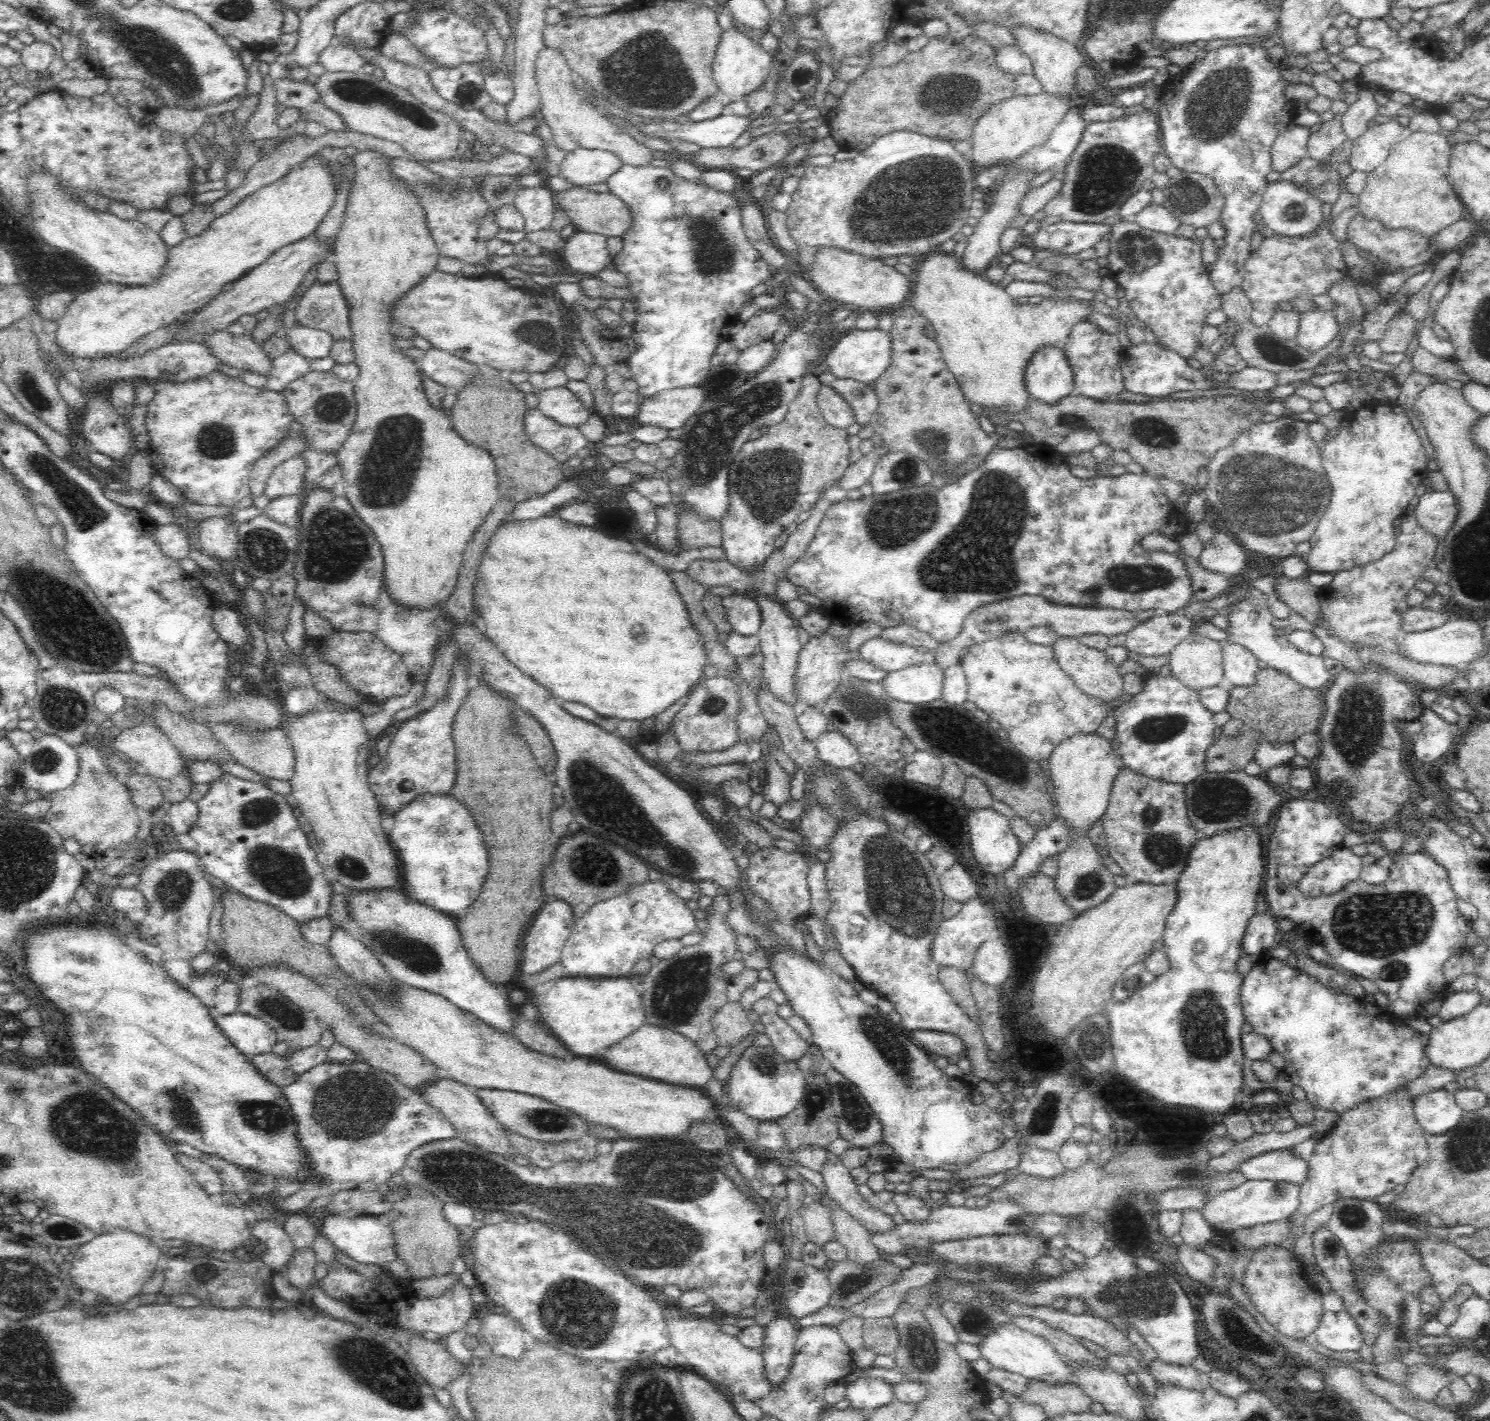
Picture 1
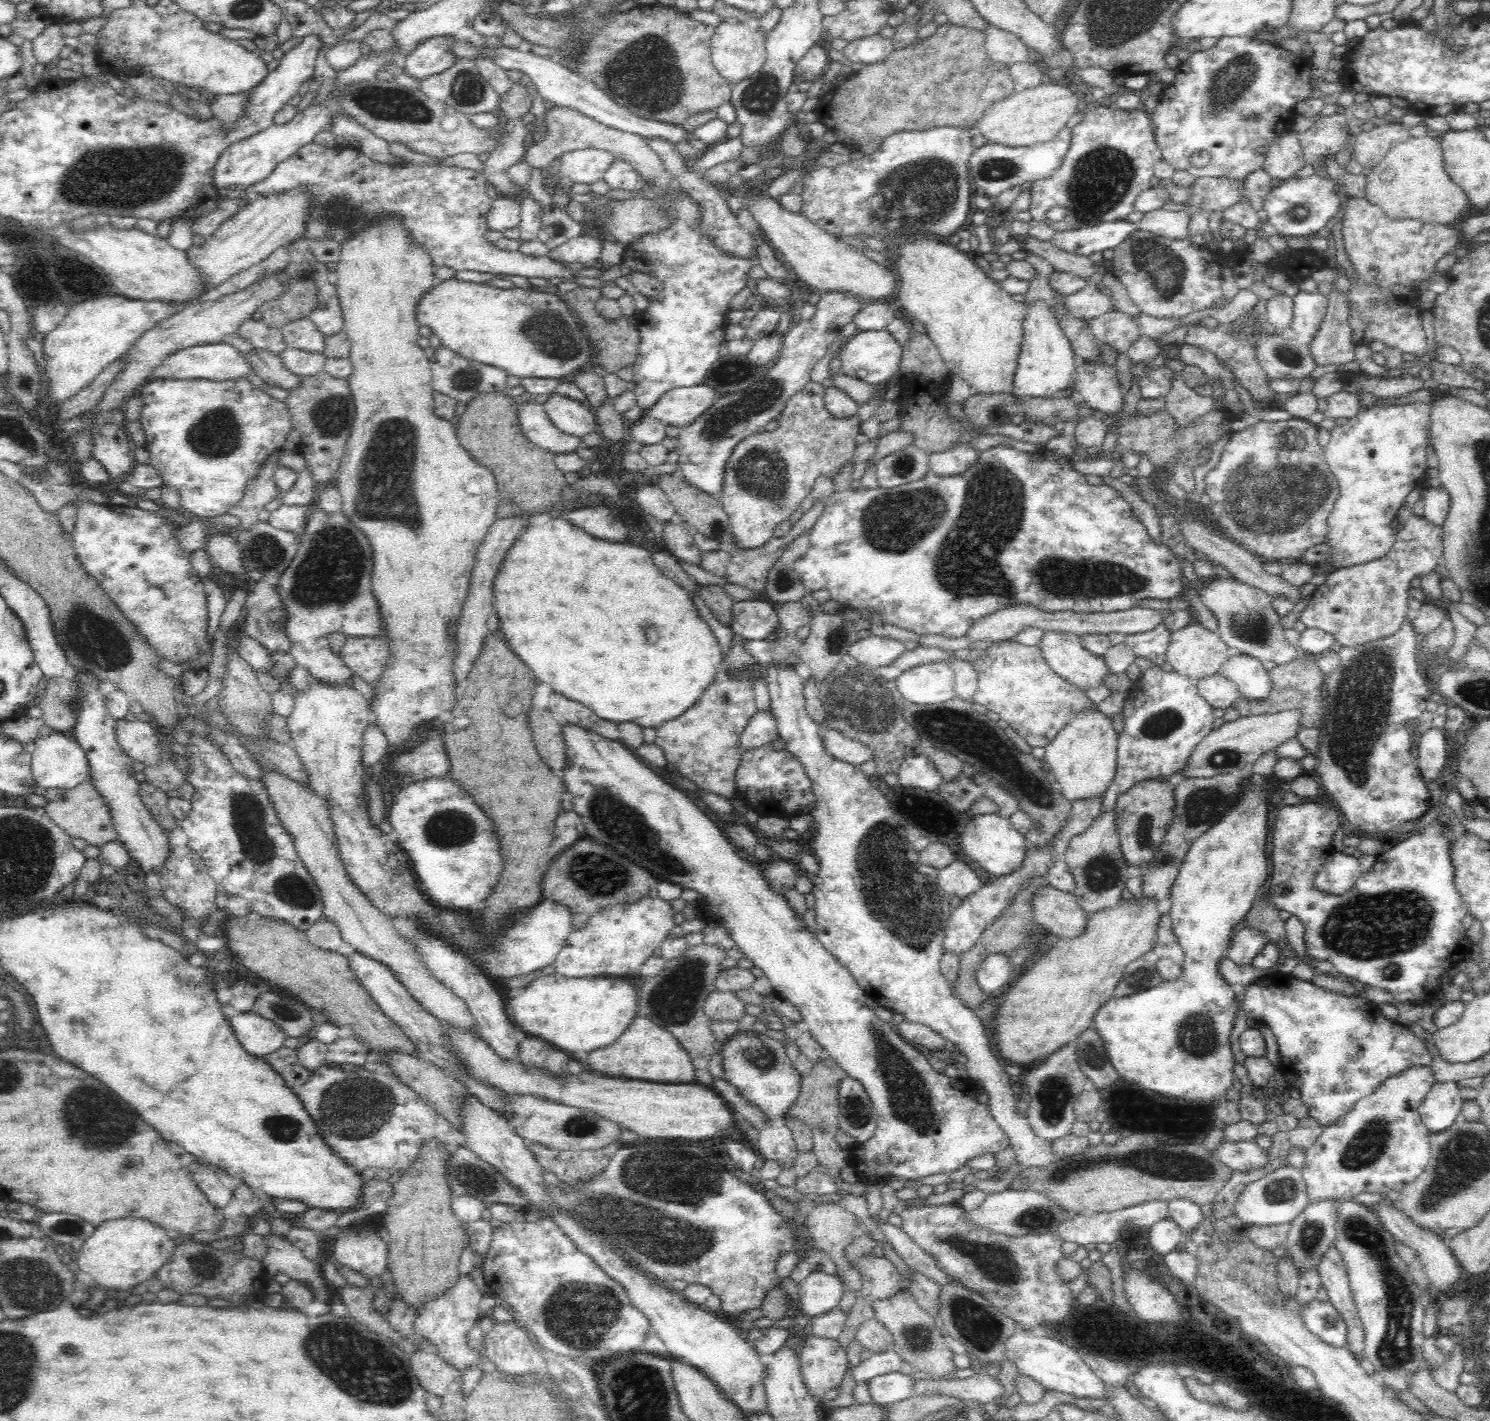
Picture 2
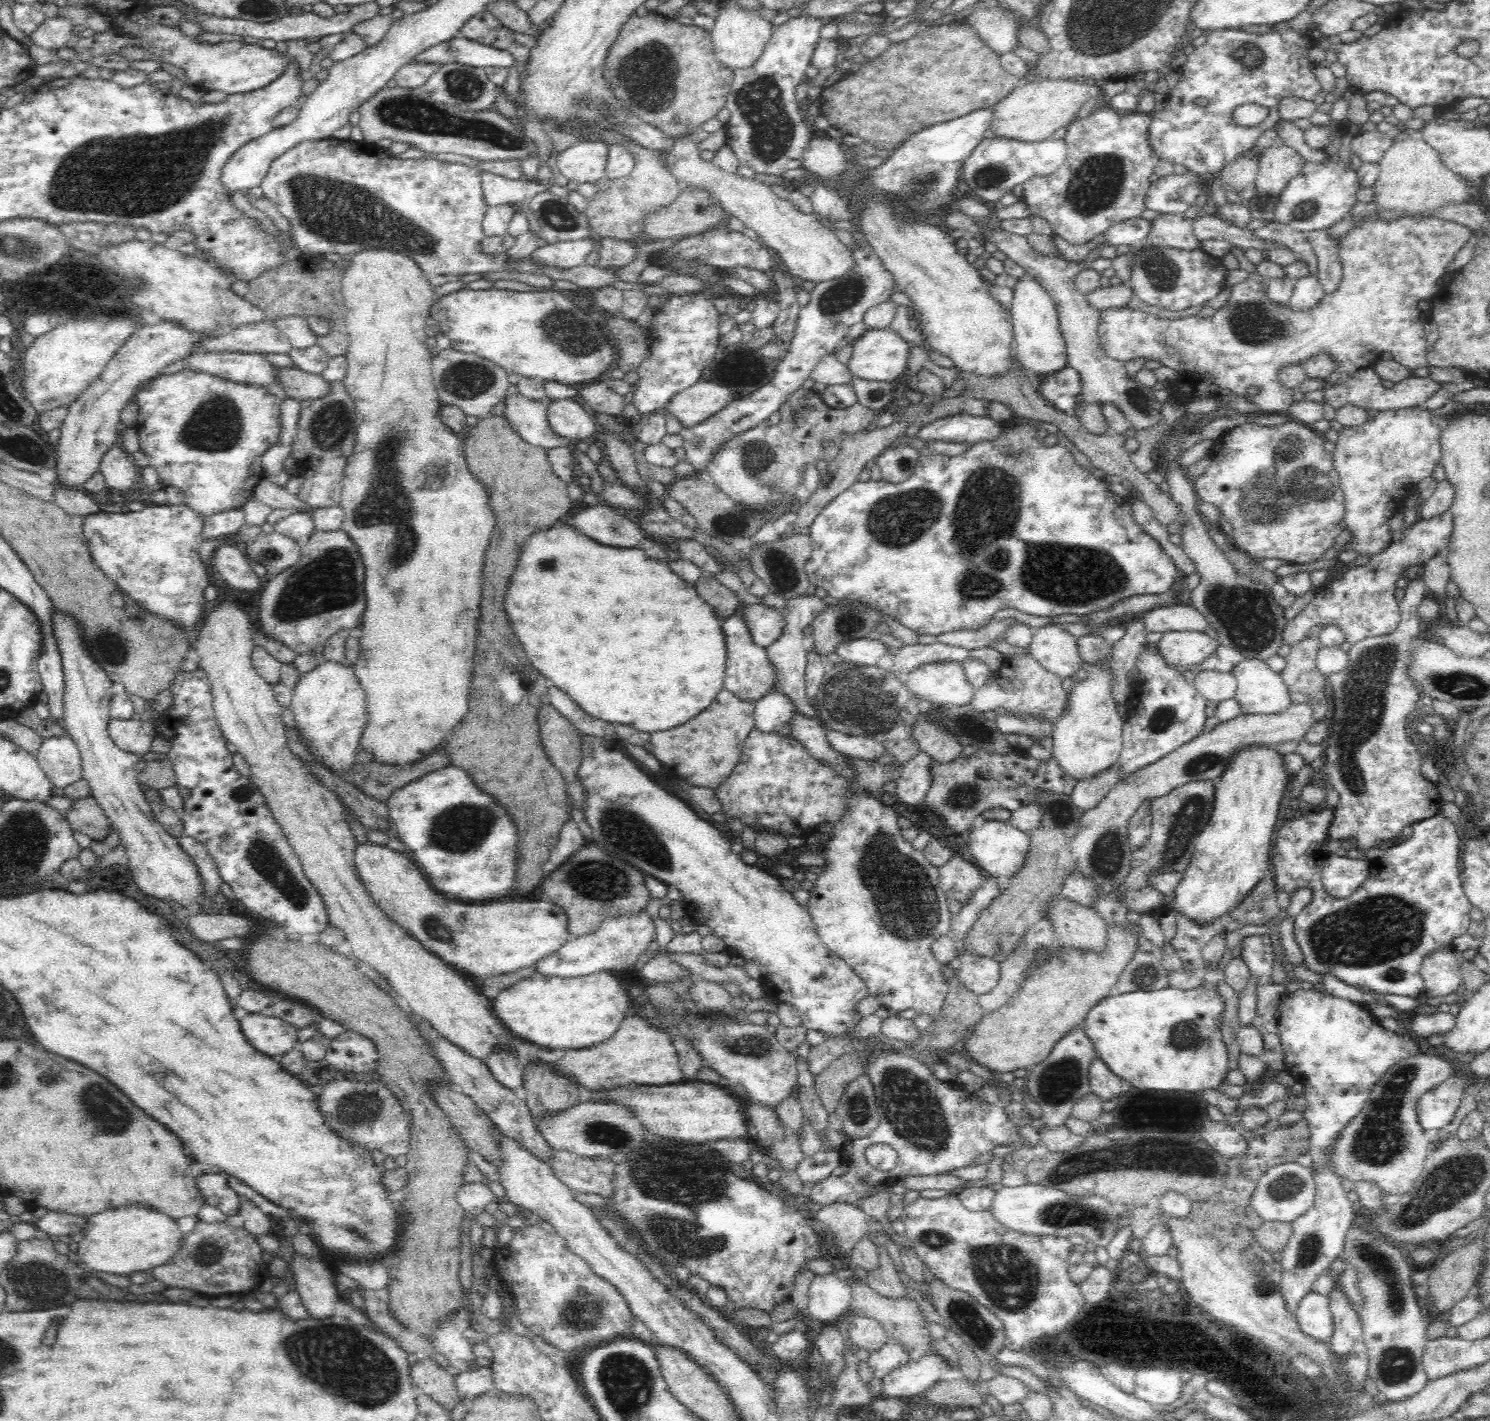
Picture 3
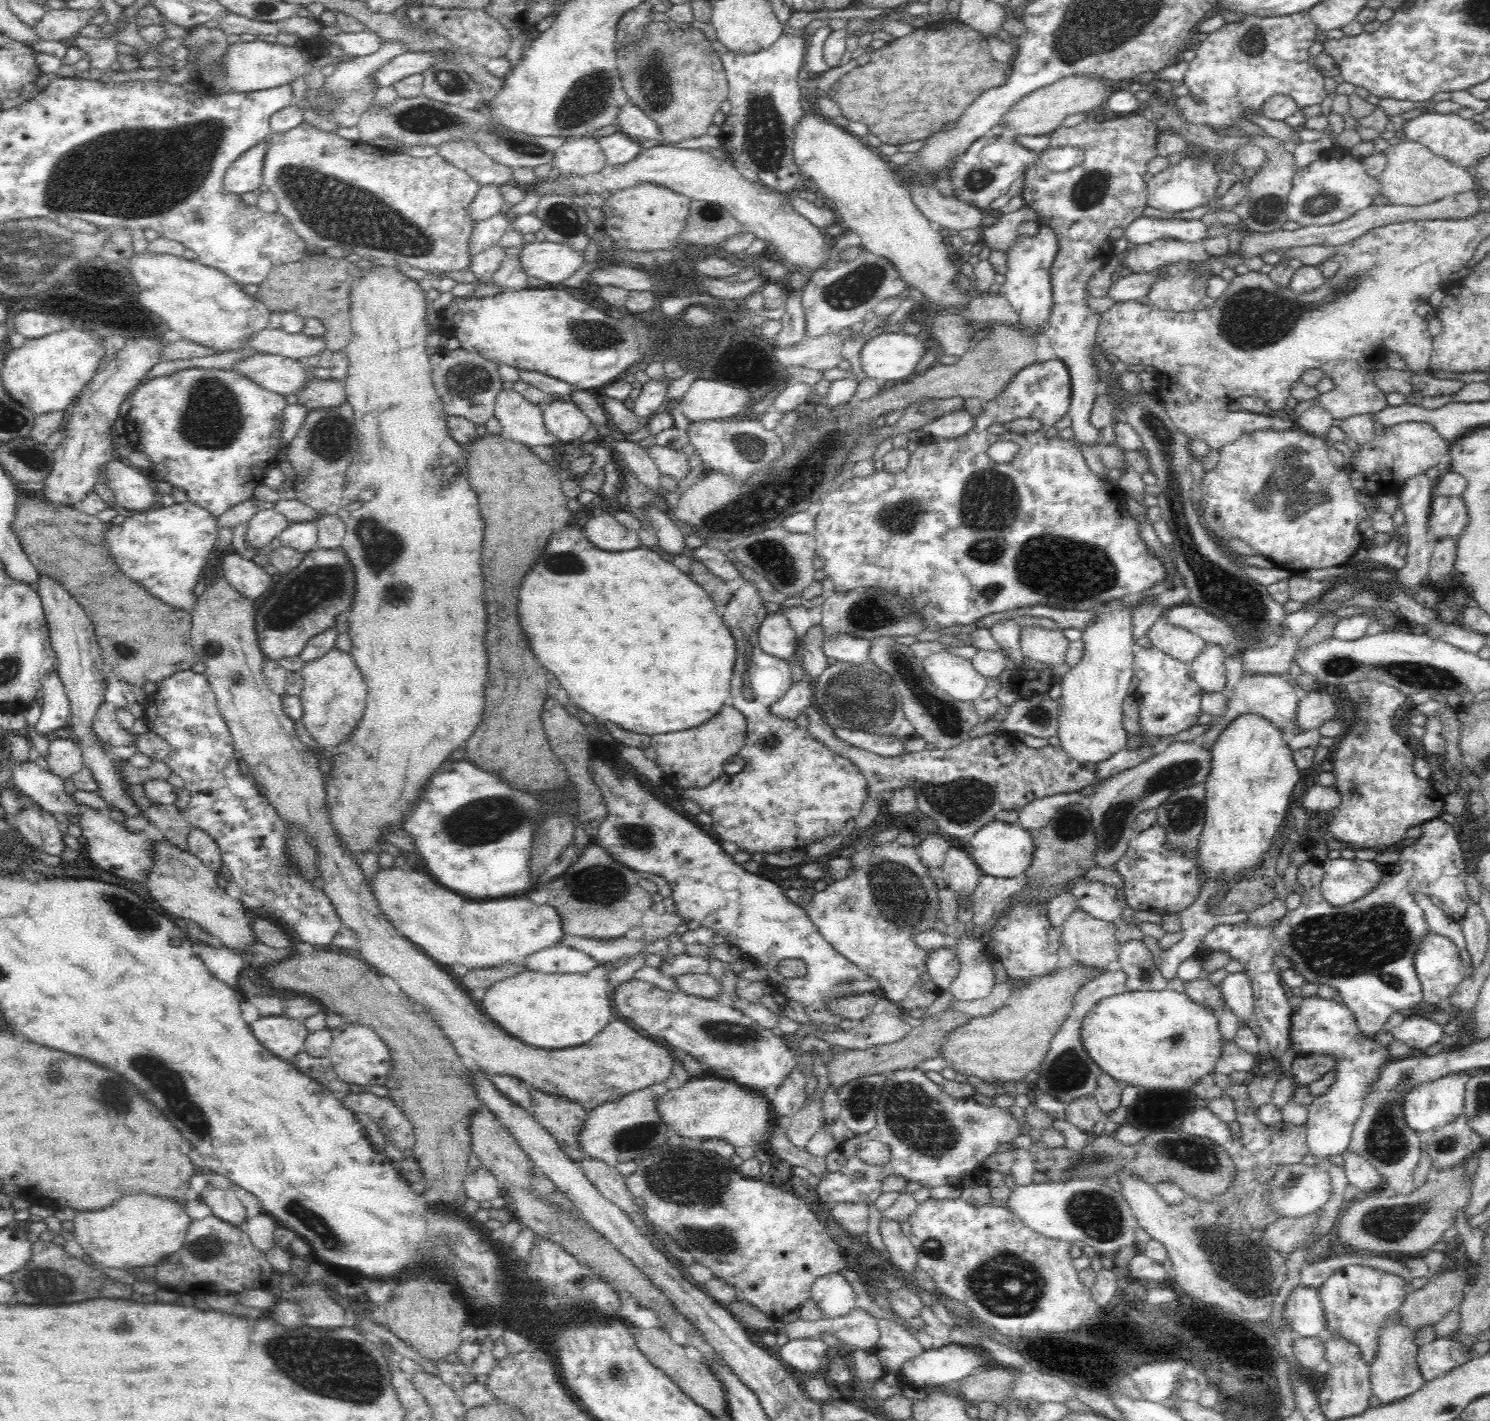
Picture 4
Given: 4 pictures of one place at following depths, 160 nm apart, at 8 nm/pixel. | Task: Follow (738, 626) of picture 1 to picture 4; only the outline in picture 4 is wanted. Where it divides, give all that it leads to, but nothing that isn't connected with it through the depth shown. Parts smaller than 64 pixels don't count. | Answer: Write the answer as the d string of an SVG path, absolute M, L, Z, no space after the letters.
M781 610L764 614L757 639L766 654L785 661L794 656L794 652L800 651L800 641Z

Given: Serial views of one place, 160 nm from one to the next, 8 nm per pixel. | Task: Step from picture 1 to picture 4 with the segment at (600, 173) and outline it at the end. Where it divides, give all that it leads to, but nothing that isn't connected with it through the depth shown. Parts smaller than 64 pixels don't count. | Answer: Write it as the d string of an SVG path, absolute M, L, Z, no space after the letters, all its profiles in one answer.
M572 138L555 152L553 166L564 178L588 176L599 173L605 167L605 154L598 140Z

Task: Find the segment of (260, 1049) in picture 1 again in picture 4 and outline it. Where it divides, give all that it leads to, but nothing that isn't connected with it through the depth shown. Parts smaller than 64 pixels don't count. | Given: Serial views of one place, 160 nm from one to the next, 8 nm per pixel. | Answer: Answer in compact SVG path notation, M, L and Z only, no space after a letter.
M283 1014L260 1017L249 1026L256 1040L272 1056L283 1061L292 1060L302 1051L304 1041L309 1034L303 1021L288 1019Z

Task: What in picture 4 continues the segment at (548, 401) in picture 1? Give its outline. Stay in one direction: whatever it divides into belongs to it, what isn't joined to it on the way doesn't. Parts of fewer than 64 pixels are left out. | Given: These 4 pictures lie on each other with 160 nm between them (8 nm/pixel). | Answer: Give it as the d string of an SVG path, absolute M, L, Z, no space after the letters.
M554 401L543 409L546 429L561 442L580 440L591 427L590 419L572 401Z

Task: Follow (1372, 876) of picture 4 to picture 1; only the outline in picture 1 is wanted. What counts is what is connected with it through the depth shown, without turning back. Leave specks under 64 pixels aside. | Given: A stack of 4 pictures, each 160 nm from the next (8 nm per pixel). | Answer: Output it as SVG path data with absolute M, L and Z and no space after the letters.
M1341 846L1334 850L1329 857L1323 858L1316 864L1312 864L1312 866L1308 866L1303 877L1295 882L1295 890L1307 900L1310 900L1309 898L1336 894L1347 884L1359 880L1364 865L1360 858L1360 856L1352 852L1351 848Z

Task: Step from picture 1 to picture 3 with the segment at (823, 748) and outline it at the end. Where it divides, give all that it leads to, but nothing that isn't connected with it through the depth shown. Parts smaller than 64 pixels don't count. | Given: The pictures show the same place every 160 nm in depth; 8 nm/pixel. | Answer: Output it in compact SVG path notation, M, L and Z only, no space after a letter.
M827 729L827 741L836 752L852 760L875 761L884 755L882 743L866 737L847 735Z

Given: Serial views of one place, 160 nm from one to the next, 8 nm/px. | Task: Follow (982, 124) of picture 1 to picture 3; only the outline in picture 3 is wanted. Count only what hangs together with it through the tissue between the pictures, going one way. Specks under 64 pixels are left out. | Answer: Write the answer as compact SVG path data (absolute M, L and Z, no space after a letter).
M1040 79L1022 82L1008 98L992 107L988 128L998 138L1036 143L1052 137L1056 130L1069 127L1088 98L1097 97L1102 87L1079 79Z

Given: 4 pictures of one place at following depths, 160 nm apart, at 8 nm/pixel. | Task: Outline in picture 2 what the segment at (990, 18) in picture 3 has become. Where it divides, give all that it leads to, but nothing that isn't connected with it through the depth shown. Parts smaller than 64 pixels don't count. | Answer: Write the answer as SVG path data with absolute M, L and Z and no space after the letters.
M990 25L985 30L985 49L992 62L1009 67L1011 64L1032 62L1032 54L1016 35Z

